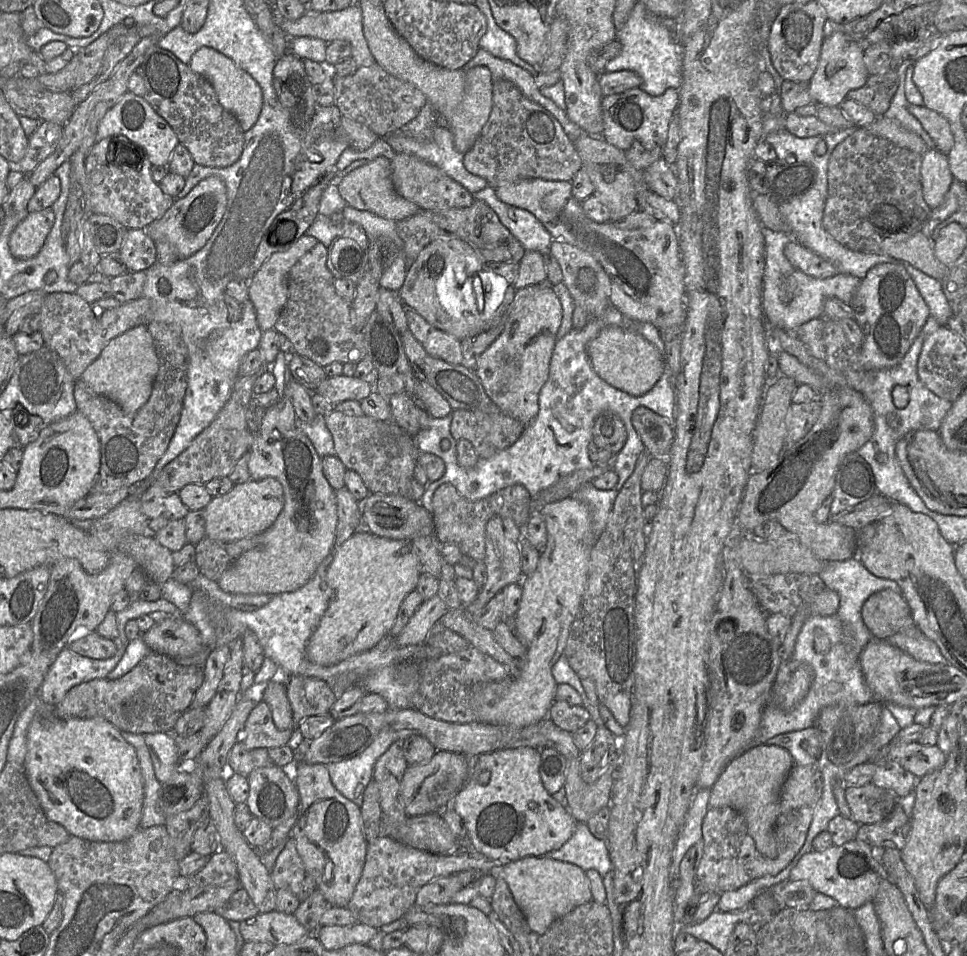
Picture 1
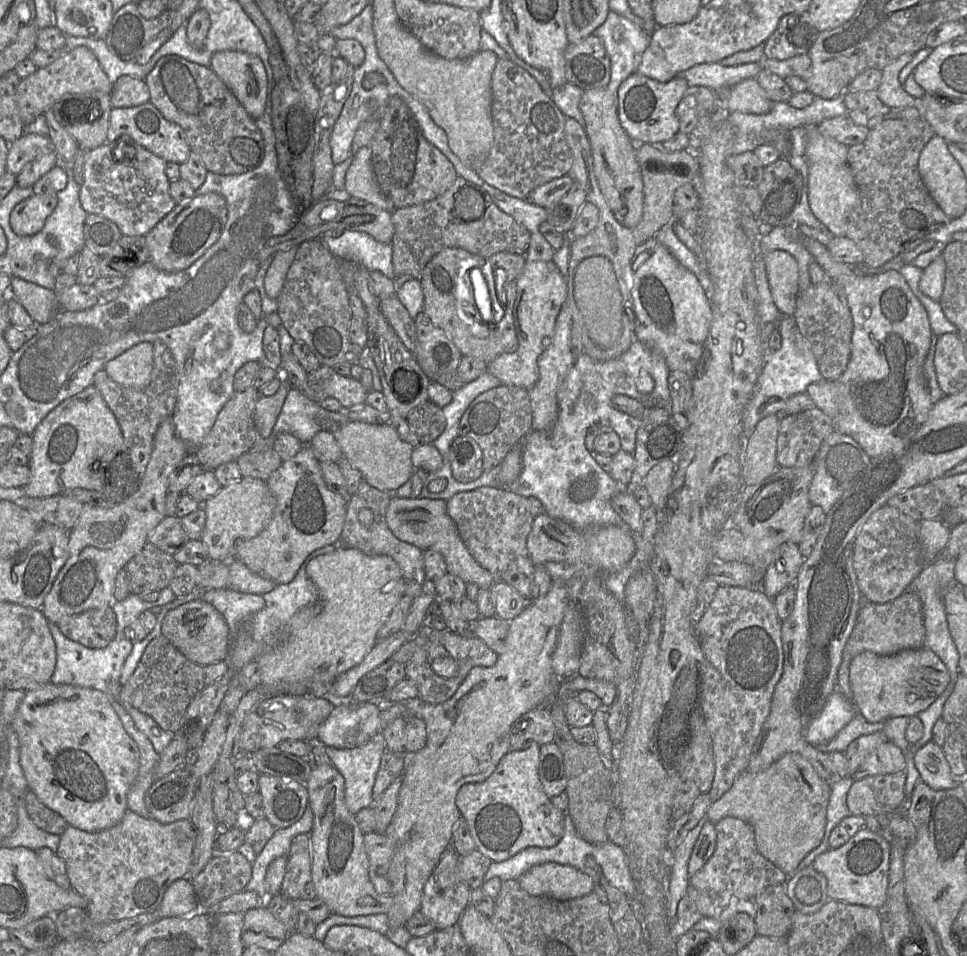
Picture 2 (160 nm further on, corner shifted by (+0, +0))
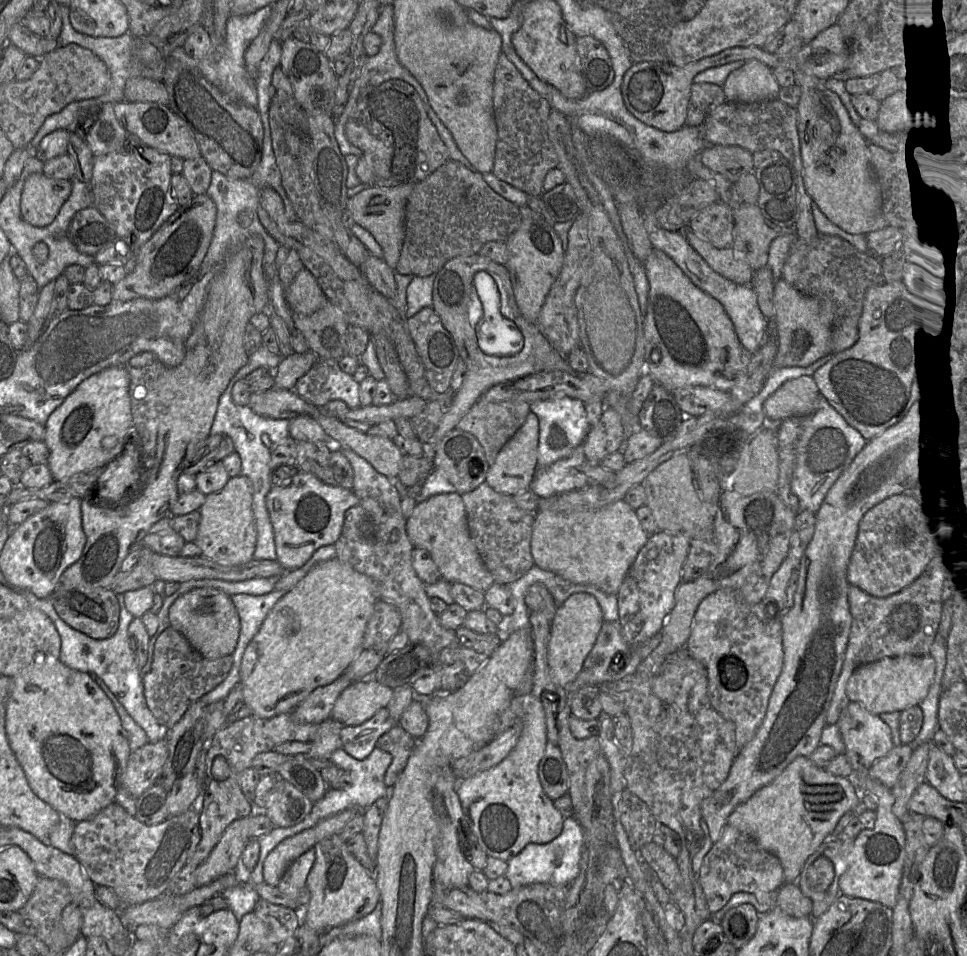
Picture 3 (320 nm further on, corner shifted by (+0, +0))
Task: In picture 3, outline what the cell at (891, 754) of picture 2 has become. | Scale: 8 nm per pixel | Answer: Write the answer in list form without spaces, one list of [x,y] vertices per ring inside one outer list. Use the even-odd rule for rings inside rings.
[[[849,701],[836,724],[854,772],[867,772],[894,747],[890,727],[858,702]]]

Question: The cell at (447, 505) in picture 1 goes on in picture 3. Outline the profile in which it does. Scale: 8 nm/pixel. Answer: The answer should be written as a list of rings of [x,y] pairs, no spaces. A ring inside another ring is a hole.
[[[485,481],[462,495],[472,541],[496,583],[509,584],[523,577],[534,565],[531,536],[535,515],[515,503],[510,495],[495,491]]]

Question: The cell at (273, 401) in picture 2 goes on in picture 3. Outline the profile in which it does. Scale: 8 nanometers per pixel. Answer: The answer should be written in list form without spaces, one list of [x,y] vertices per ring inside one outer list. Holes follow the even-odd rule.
[[[311,350],[305,353],[293,352],[284,357],[275,370],[275,385],[278,389],[294,390],[297,381],[304,376],[318,360]]]

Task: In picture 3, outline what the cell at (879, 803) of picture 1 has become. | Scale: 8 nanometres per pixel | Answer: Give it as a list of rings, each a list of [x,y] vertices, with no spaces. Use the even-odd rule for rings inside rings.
[[[909,744],[894,746],[885,756],[875,761],[867,771],[868,775],[892,789],[903,769],[906,767],[914,749]]]

